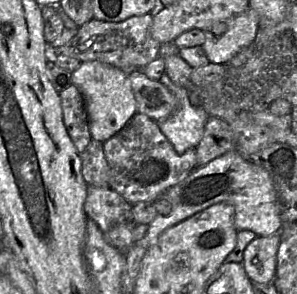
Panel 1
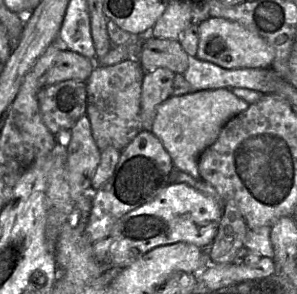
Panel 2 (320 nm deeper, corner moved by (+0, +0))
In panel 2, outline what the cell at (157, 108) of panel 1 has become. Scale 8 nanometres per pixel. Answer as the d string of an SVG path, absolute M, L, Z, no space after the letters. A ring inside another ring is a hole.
M227 88L169 96L158 106L150 131L169 153L176 169L201 179L198 168L200 154L217 140L223 126L249 105L249 102L237 97Z

